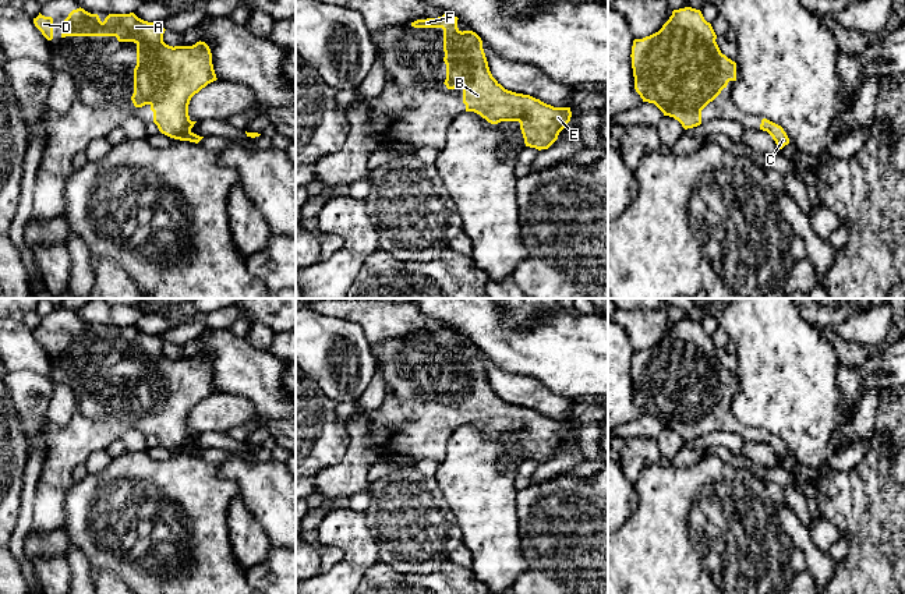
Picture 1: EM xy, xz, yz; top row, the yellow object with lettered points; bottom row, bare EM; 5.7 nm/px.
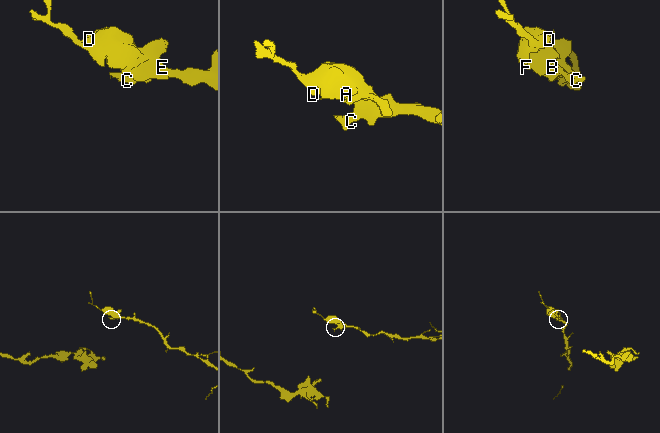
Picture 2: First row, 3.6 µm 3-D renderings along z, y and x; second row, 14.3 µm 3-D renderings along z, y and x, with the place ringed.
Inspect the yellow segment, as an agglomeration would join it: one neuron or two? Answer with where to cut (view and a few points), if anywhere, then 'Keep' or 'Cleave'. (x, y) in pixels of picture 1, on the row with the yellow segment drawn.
No split. Keep

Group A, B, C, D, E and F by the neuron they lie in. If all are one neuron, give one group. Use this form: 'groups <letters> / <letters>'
groups A B C D E F

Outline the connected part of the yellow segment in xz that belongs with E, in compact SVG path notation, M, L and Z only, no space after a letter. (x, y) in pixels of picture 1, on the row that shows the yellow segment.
M446 11L438 18L411 22L414 28L443 29L446 88L463 88L466 112L474 112L491 124L519 121L526 146L548 149L570 121L570 107L554 107L505 89L489 71L481 38L473 31L462 32L457 20Z

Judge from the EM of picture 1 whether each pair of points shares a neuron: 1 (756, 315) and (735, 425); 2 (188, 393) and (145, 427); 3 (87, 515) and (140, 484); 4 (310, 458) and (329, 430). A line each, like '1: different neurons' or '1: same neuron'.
1: different neurons
2: same neuron
3: same neuron
4: same neuron

